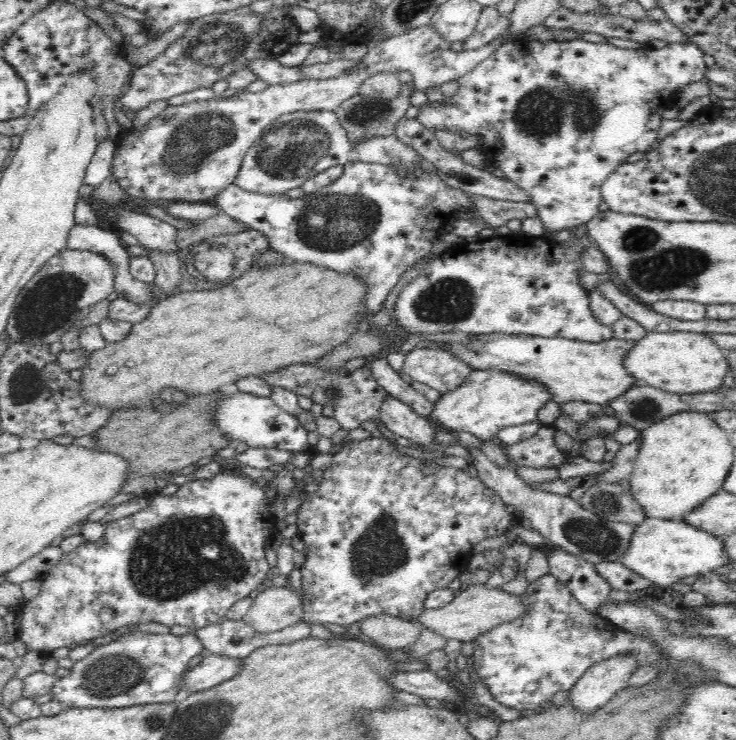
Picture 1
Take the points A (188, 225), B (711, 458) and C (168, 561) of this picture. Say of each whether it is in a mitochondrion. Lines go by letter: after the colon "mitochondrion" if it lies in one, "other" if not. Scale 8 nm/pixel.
A: other
B: other
C: mitochondrion

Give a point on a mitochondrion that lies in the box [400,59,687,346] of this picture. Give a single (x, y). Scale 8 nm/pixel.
(541, 114)

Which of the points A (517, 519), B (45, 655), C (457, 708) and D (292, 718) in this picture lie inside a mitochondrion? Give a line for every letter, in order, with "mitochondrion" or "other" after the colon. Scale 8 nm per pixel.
A: other
B: other
C: other
D: other

